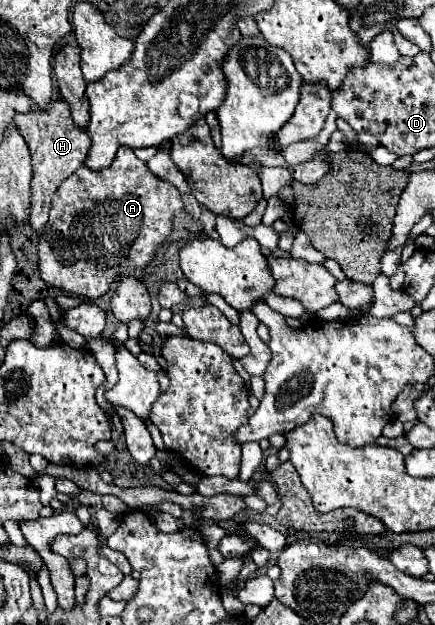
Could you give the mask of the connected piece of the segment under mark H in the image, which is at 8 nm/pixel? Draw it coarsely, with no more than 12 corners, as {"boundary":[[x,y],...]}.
{"boundary":[[66,101],[16,117],[34,167],[30,225],[90,149]]}

